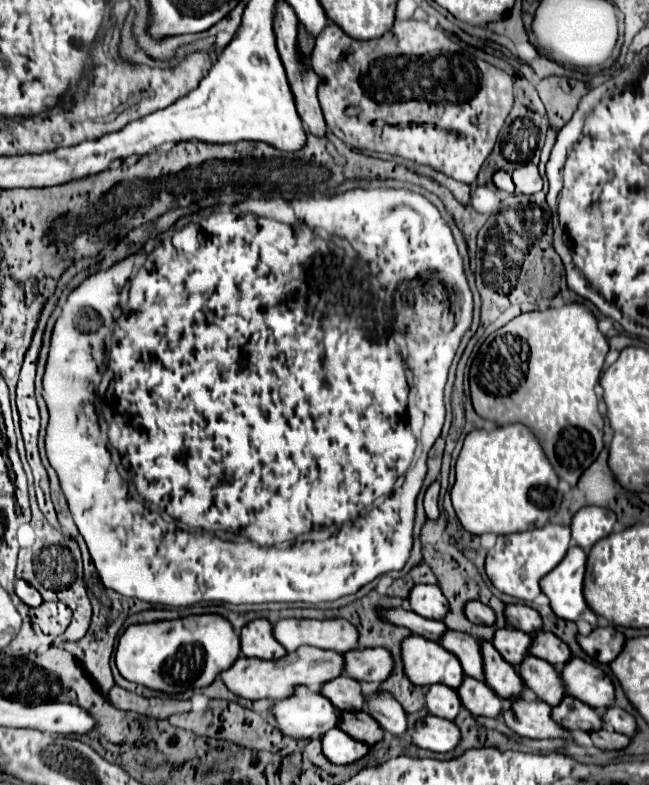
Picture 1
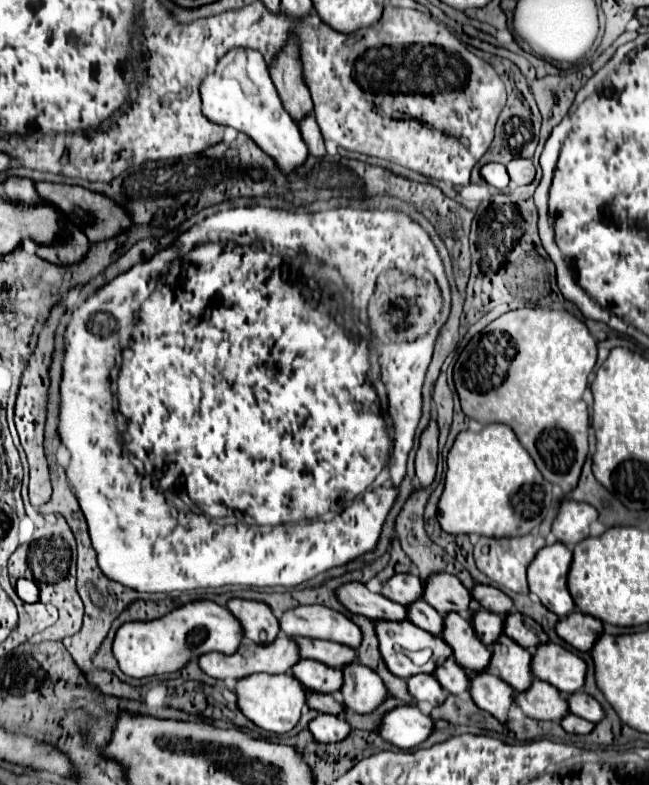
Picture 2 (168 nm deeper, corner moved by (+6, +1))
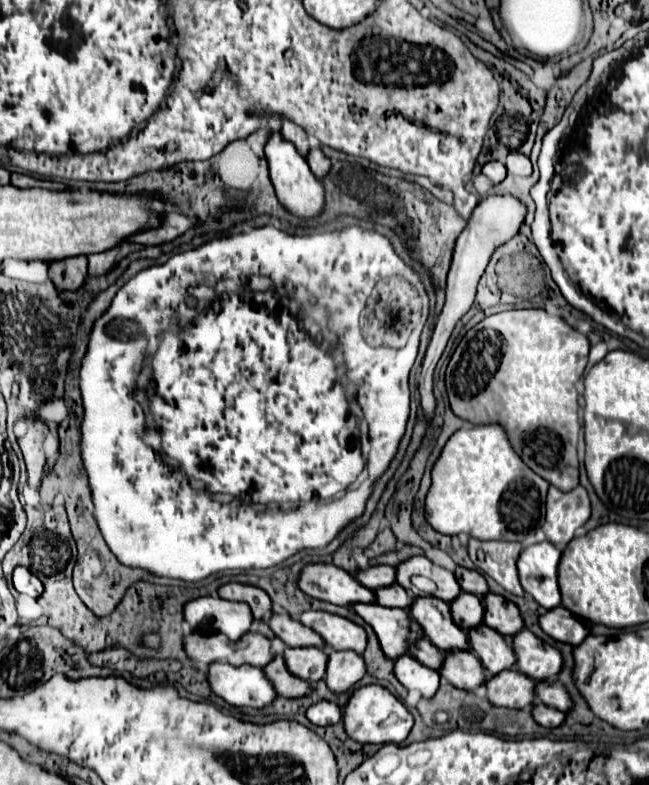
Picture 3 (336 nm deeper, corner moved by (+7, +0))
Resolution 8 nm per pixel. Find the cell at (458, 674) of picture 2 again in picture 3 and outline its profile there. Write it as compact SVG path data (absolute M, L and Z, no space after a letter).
M421 640L421 644L413 644L413 652L409 652L415 660L419 660L423 666L431 668L431 670L441 670L443 666L443 658L445 654L435 646L431 644L429 640Z

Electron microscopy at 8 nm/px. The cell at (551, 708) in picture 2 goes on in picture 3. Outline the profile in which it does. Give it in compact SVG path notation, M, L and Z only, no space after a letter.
M513 670L513 672L501 672L501 676L493 676L487 680L487 692L489 702L503 708L515 708L515 710L527 710L535 704L535 688L537 680Z

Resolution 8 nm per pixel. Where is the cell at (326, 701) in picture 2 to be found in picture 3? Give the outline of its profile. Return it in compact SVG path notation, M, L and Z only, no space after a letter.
M277 656L277 660L273 660L273 664L269 664L269 668L265 668L265 674L269 676L269 680L273 680L273 686L277 688L277 694L283 696L283 698L303 698L303 696L309 696L311 694L311 688L305 680L293 676L283 658Z

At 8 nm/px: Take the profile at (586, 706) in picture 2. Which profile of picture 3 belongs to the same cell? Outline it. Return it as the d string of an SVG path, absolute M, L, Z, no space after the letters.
M549 680L549 684L539 682L537 684L537 700L547 706L553 706L561 712L569 712L575 706L567 688L559 680Z

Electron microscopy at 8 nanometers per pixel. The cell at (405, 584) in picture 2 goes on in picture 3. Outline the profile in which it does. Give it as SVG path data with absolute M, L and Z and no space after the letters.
M371 566L367 570L359 570L357 580L369 588L369 590L379 590L379 588L389 588L393 586L395 580L395 568L393 566Z

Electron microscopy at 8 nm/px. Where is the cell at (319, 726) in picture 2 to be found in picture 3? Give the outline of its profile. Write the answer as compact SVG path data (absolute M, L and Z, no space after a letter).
M317 702L307 710L307 718L315 726L331 726L341 722L341 708L333 702Z

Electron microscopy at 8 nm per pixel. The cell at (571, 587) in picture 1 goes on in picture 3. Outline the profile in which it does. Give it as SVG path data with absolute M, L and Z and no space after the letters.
M541 542L527 546L519 560L519 576L523 590L531 594L545 610L553 610L561 604L561 592L557 584L557 566L561 560L561 550L551 542Z

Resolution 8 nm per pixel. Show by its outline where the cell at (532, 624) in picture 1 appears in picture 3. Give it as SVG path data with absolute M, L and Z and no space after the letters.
M457 568L455 570L455 578L461 586L463 592L469 592L469 594L475 594L479 598L485 598L489 594L489 586L483 578L483 574L479 574L477 570L467 570L467 568Z

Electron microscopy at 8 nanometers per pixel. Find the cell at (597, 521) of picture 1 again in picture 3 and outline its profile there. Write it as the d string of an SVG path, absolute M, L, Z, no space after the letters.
M577 486L573 492L561 492L549 488L547 496L547 516L543 530L547 540L565 550L565 546L575 538L575 530L583 526L591 516L589 496L583 486Z

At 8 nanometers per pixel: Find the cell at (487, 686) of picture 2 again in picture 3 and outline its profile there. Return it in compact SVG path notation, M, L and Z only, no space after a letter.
M453 652L453 656L445 656L445 670L441 670L455 688L473 692L475 688L487 682L481 662L471 652Z

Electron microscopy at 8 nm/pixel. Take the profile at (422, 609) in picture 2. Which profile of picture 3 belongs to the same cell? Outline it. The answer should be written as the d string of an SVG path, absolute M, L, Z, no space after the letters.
M393 584L393 588L385 588L385 592L377 592L377 600L381 600L381 606L403 608L407 612L413 606L413 598L399 584Z

